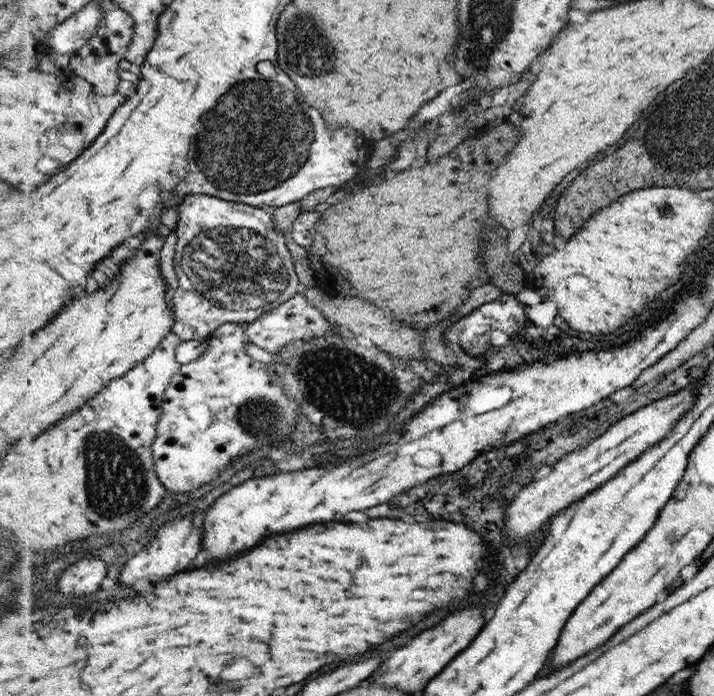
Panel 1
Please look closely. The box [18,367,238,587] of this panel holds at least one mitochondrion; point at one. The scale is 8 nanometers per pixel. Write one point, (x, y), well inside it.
(116, 485)

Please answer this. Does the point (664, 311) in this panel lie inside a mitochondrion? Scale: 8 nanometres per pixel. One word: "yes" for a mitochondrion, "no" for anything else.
no

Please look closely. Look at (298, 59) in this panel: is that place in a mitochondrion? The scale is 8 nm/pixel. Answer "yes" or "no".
yes

